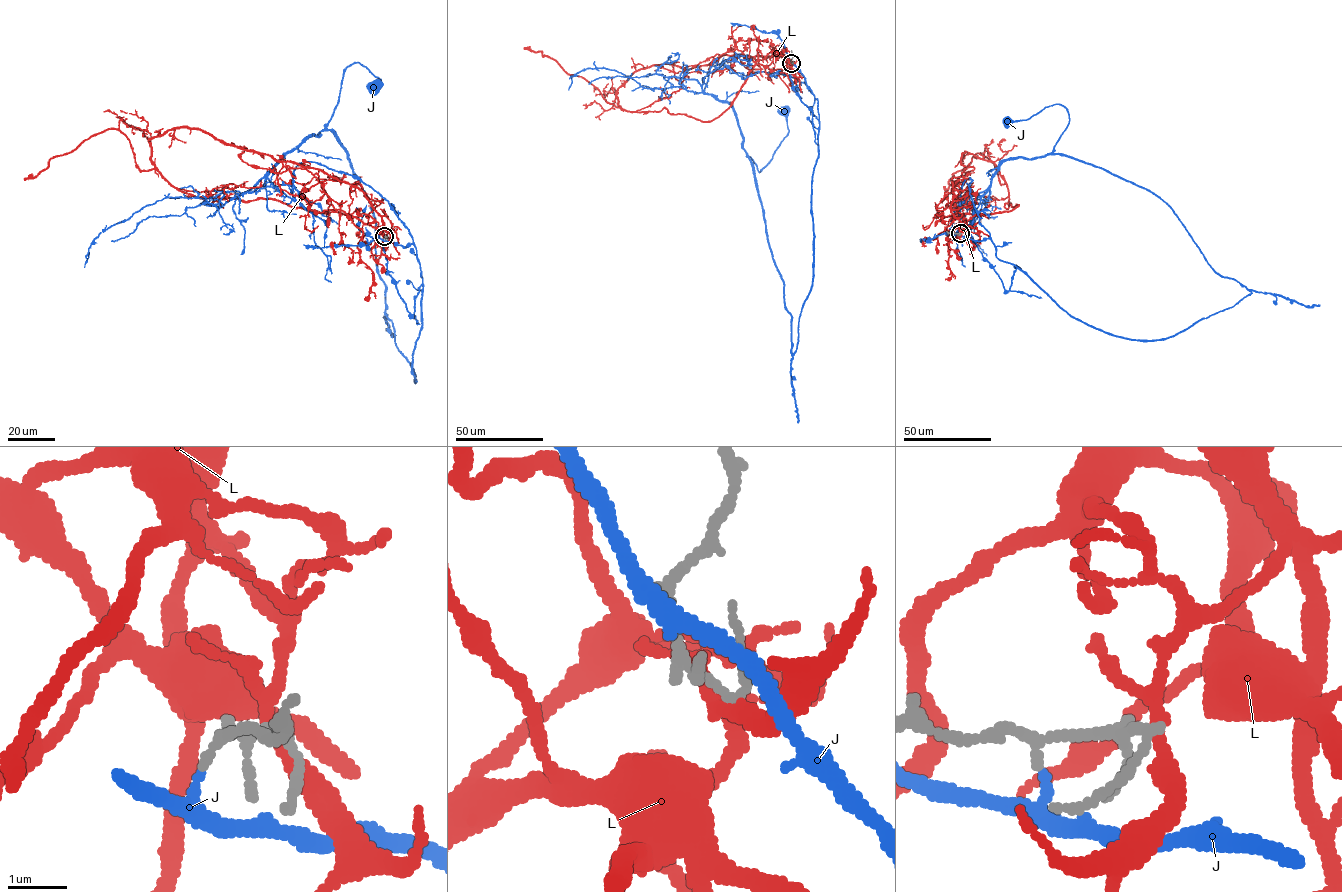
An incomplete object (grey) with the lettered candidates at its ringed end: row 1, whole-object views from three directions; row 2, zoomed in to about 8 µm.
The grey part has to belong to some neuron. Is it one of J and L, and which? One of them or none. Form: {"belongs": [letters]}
{"belongs": []}

